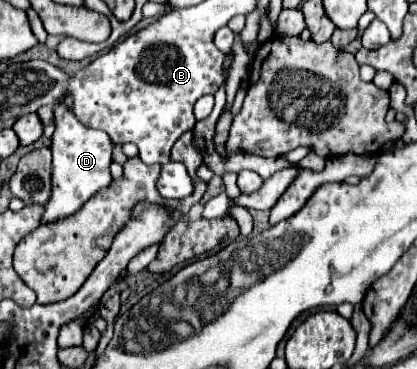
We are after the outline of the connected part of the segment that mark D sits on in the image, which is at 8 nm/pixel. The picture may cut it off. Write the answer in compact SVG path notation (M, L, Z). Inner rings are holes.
M57 100L53 106L55 114L55 134L53 134L53 192L45 206L45 214L41 222L59 220L77 212L99 188L105 188L113 178L109 174L111 164L111 138L101 130L91 130L83 126L75 114L65 106L63 100Z

